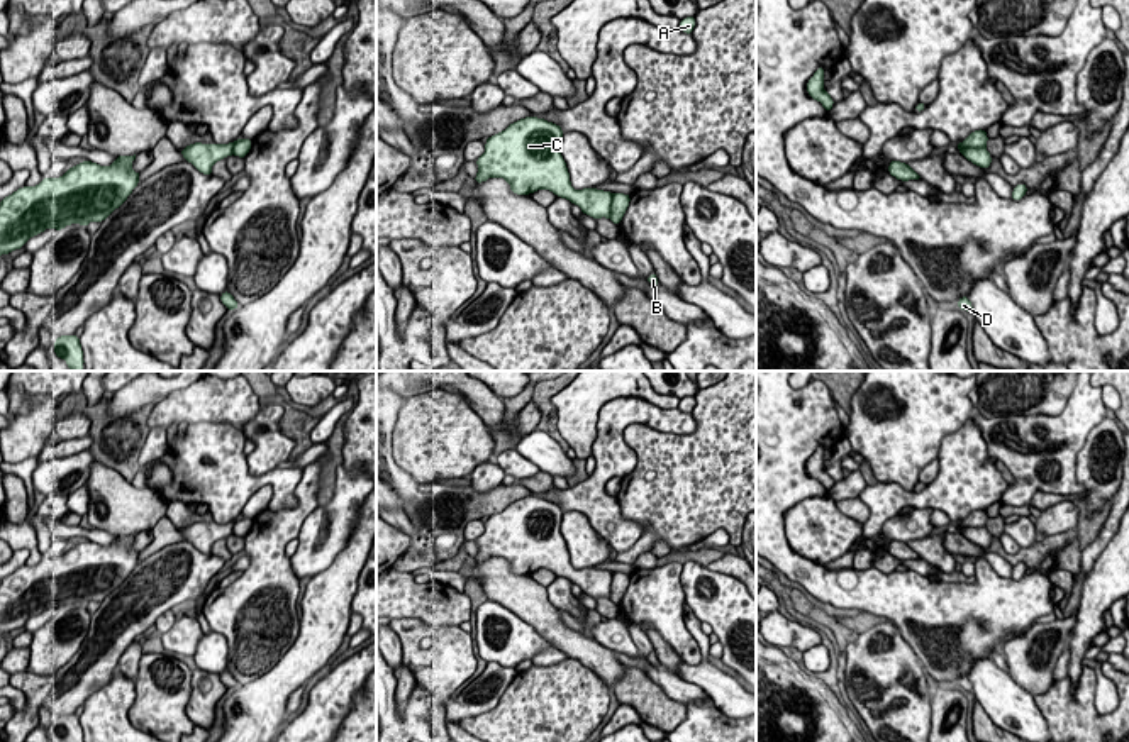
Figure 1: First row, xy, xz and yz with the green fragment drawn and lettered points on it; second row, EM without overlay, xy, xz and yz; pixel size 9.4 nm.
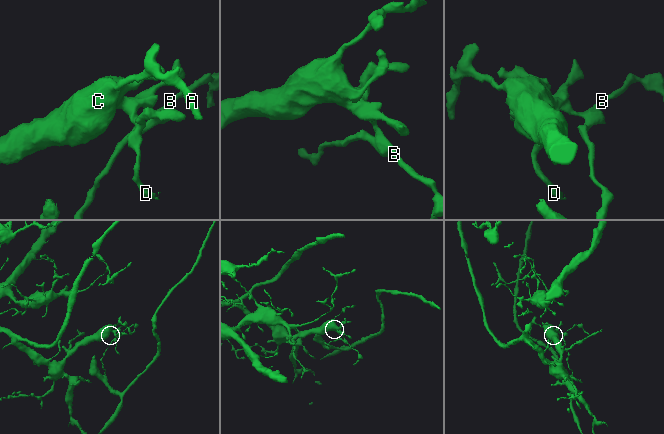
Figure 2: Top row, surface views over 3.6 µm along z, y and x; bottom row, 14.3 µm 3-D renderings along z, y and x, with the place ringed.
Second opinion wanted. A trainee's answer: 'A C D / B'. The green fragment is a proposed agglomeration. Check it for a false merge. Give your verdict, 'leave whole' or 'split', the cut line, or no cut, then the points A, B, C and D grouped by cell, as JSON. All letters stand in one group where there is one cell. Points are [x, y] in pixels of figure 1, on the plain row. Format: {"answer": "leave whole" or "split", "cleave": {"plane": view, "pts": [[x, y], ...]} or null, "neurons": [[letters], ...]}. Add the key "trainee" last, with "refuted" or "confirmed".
{"answer": "split", "cleave": {"plane": "yz", "pts": [[958, 524], [963, 527], [984, 526]]}, "neurons": [["A", "C", "D"], ["B"]], "trainee": "confirmed"}

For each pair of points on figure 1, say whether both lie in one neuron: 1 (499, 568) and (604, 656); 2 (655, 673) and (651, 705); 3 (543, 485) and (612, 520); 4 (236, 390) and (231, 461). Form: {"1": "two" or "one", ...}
{"1": "one", "2": "two", "3": "two", "4": "two"}

